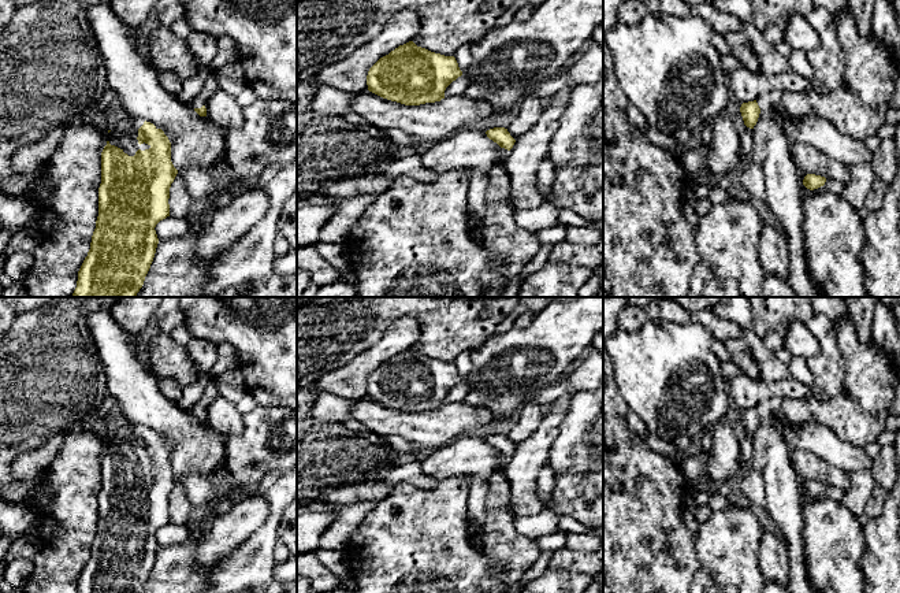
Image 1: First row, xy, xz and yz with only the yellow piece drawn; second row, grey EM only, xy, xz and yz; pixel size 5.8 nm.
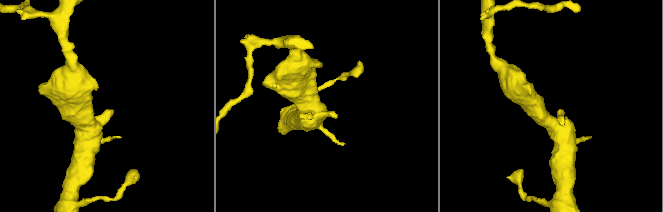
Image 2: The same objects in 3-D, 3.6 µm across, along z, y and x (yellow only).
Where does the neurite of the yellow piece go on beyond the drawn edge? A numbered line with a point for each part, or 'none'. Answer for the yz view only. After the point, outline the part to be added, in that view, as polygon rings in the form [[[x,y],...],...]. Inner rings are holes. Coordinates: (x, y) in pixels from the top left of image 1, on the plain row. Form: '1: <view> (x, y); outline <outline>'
1: yz (769, 406); outline [[[770,397],[770,399],[766,399],[766,400],[760,401],[756,405],[756,409],[758,409],[760,418],[770,416],[771,414],[778,411],[781,403],[782,403],[782,399]]]

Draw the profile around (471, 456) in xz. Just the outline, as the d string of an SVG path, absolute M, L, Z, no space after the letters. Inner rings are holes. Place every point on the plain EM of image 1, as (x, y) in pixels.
M462 436L423 459L420 470L438 481L460 475L487 481L494 472L502 470L506 462L486 438Z

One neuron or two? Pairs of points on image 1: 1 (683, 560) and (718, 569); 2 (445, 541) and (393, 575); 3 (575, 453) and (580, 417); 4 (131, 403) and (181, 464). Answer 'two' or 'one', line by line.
1: two
2: one
3: one
4: one

